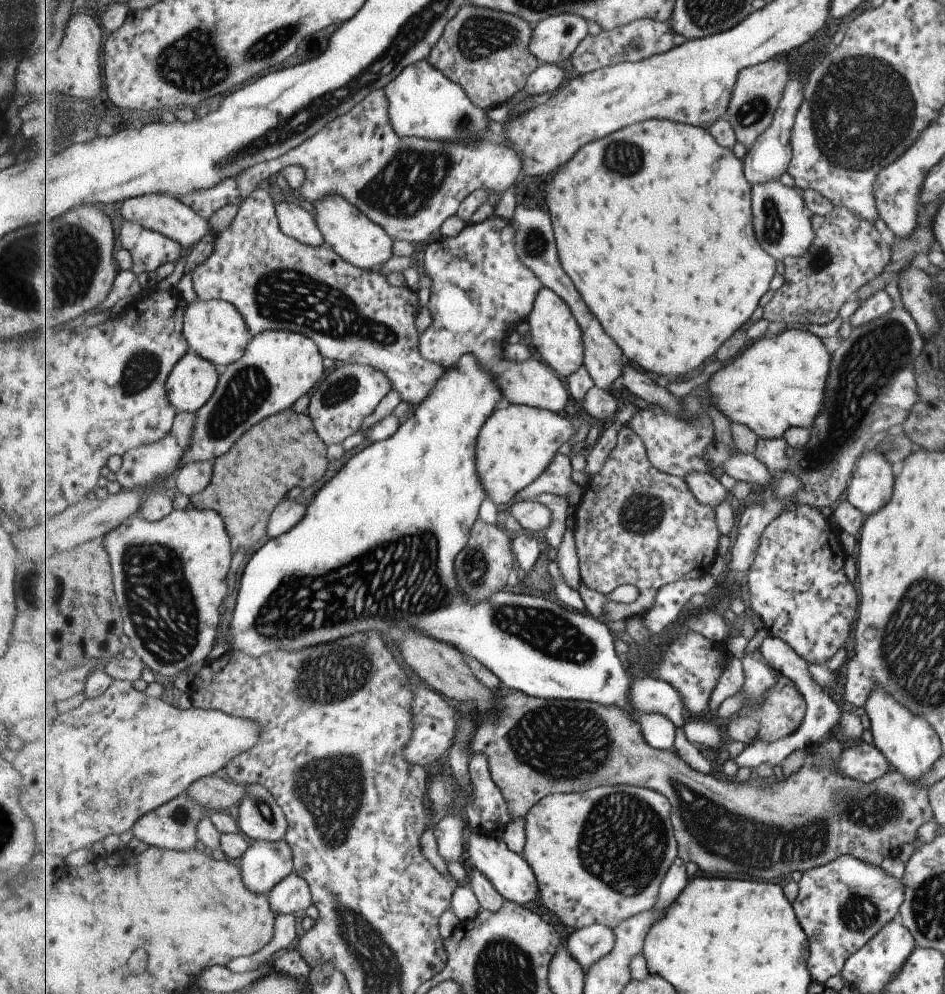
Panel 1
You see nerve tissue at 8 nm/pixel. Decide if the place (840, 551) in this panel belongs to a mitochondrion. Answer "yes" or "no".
no

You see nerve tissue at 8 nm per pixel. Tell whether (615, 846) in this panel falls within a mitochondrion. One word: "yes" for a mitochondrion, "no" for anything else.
yes

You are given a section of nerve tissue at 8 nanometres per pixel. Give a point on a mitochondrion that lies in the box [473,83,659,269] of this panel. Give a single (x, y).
(623, 159)

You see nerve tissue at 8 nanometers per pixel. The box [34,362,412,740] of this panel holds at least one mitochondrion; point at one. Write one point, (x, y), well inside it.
(159, 598)

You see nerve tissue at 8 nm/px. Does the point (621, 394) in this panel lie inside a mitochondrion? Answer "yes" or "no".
no

